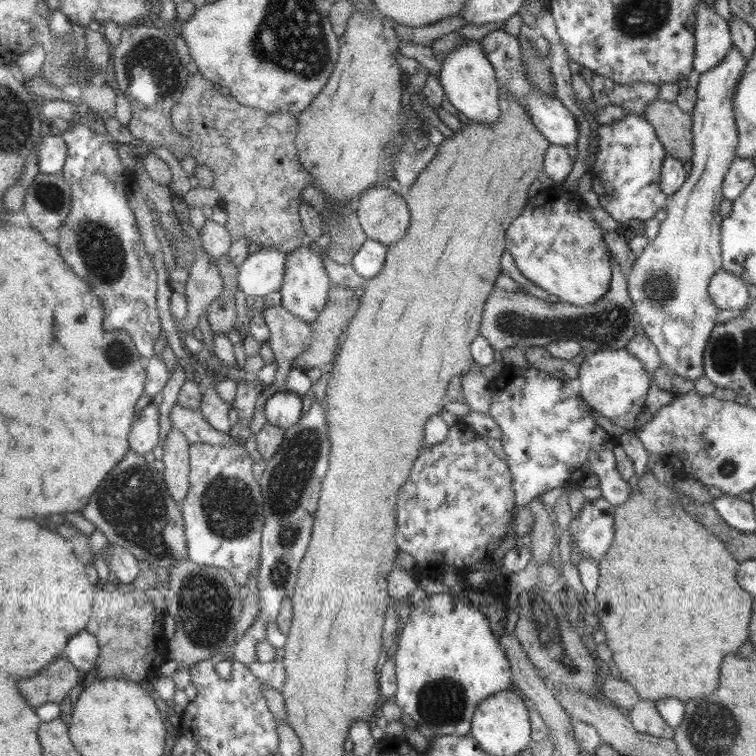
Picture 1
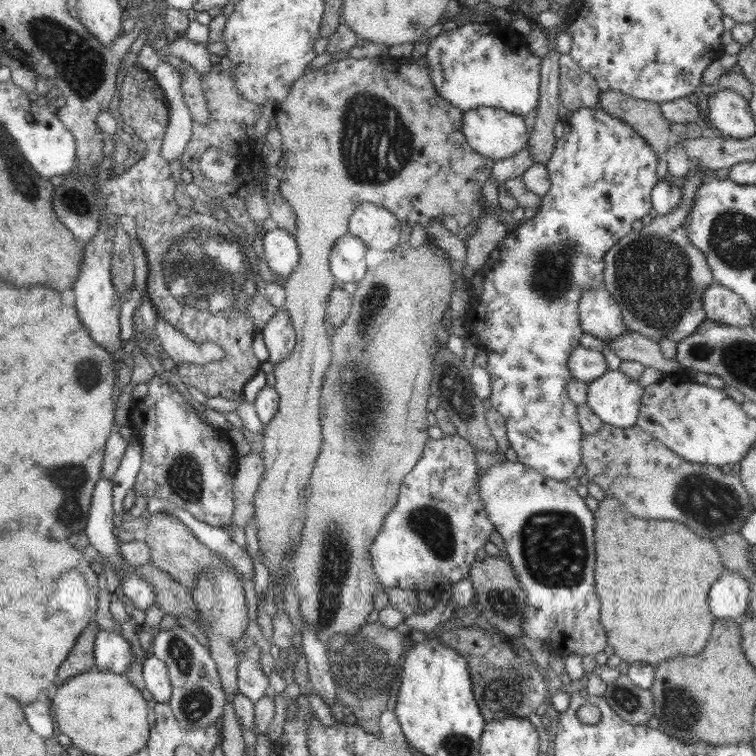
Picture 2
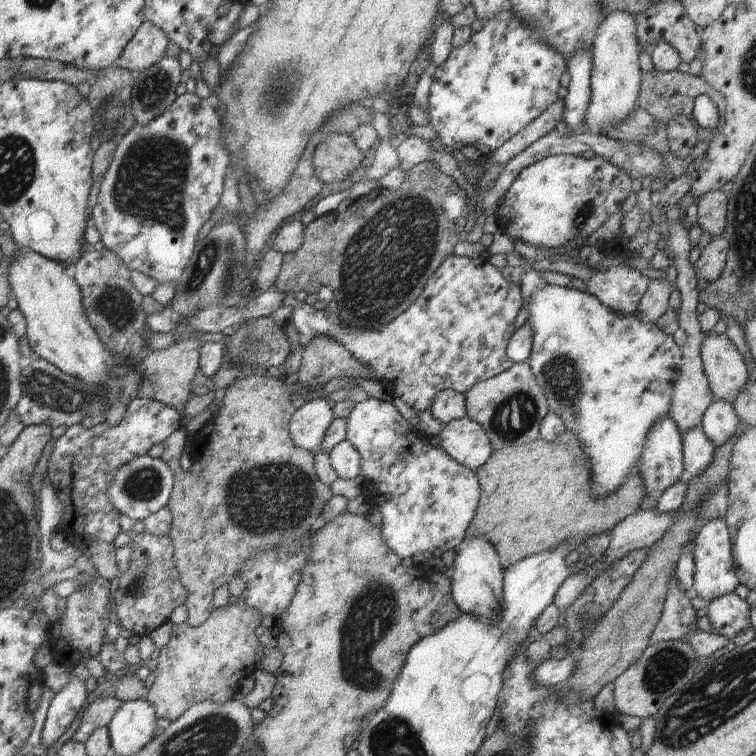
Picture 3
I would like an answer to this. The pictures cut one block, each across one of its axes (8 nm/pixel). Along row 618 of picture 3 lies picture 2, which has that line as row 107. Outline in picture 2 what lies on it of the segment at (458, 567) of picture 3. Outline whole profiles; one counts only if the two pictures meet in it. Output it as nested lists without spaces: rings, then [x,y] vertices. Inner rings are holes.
[[[490,106],[474,108],[464,113],[462,132],[467,143],[478,154],[495,161],[518,154],[527,145],[530,135],[522,117]]]

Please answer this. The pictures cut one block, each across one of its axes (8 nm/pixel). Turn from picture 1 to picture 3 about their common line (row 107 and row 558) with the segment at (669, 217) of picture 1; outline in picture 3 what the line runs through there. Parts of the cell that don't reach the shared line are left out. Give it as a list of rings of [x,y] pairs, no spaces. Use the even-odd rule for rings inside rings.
[[[716,518],[698,528],[693,542],[695,557],[695,572],[693,575],[693,594],[710,603],[716,597],[732,593],[740,582],[736,577],[736,563],[733,553],[733,543],[728,526],[722,518]]]

